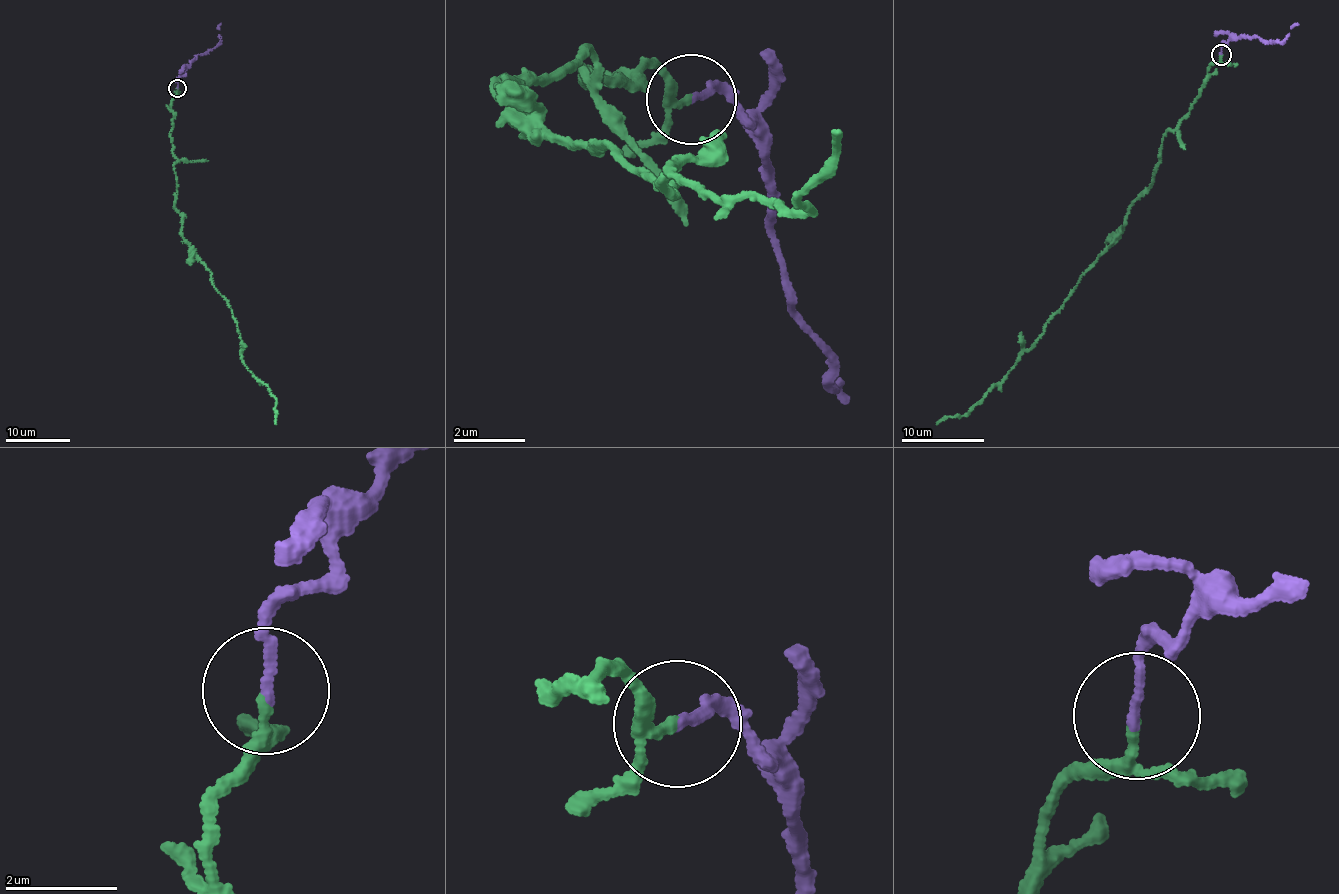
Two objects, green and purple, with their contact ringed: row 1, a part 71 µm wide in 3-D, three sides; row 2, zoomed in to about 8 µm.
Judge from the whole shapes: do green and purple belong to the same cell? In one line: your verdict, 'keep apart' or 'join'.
join

